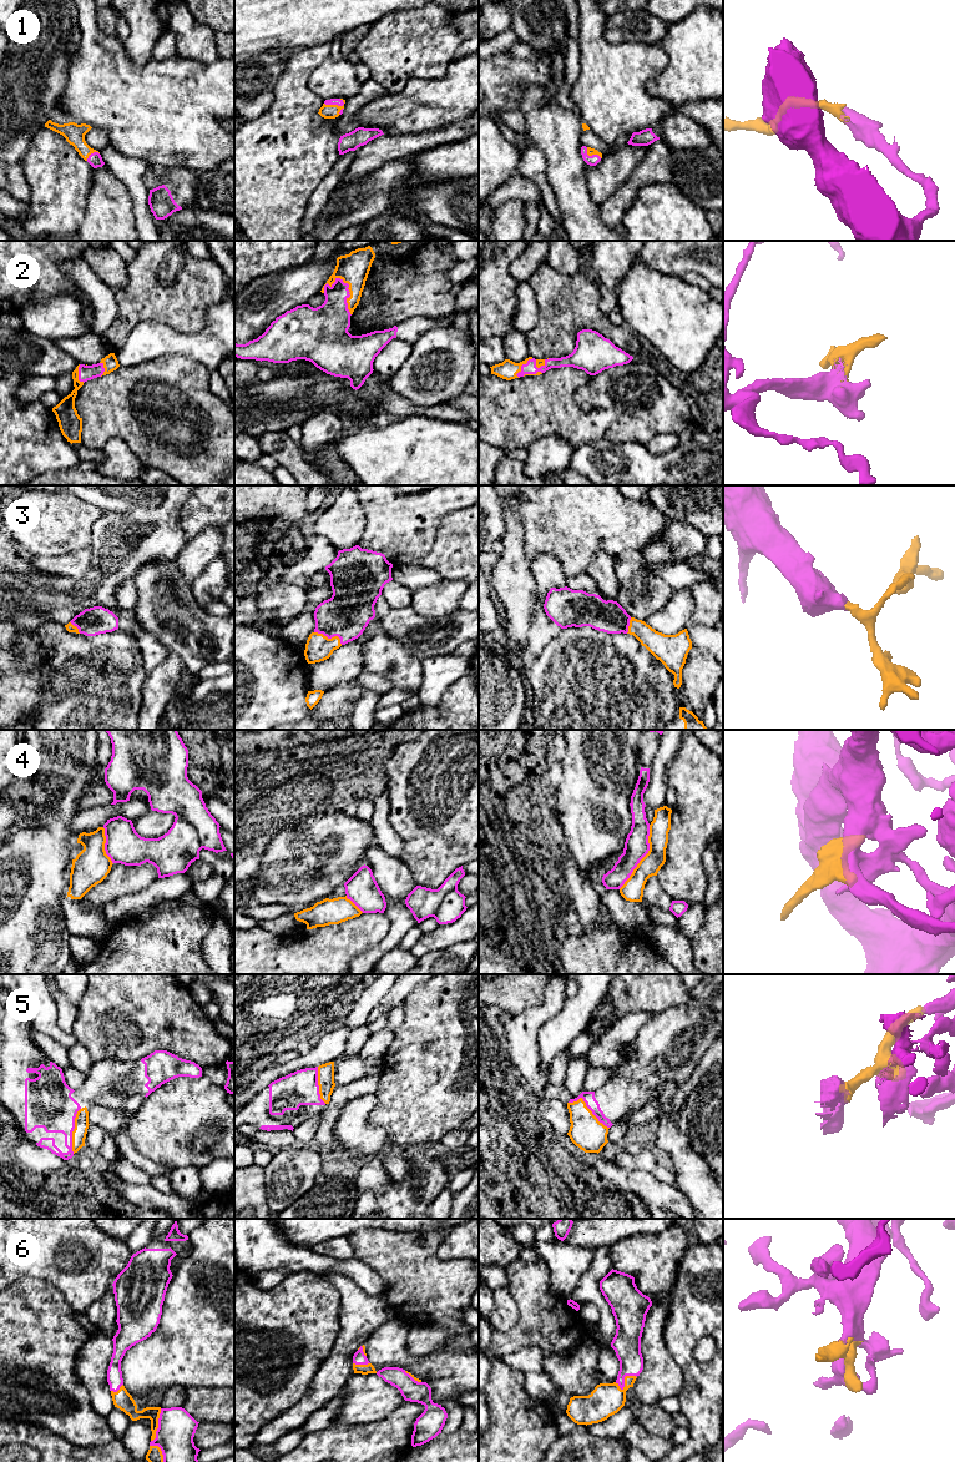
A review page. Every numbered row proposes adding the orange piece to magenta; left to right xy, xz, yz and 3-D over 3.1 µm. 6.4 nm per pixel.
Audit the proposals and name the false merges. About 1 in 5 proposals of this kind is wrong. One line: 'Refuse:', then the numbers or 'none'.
Refuse: none

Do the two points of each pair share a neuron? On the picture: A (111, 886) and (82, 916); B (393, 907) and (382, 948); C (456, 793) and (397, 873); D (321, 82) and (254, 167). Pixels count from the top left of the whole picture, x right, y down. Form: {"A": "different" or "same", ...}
{"A": "different", "B": "same", "C": "different", "D": "different"}

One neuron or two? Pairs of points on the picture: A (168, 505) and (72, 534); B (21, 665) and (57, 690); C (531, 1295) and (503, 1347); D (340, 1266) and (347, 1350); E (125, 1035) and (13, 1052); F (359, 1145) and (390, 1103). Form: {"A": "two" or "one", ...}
{"A": "two", "B": "two", "C": "one", "D": "two", "E": "two", "F": "two"}

